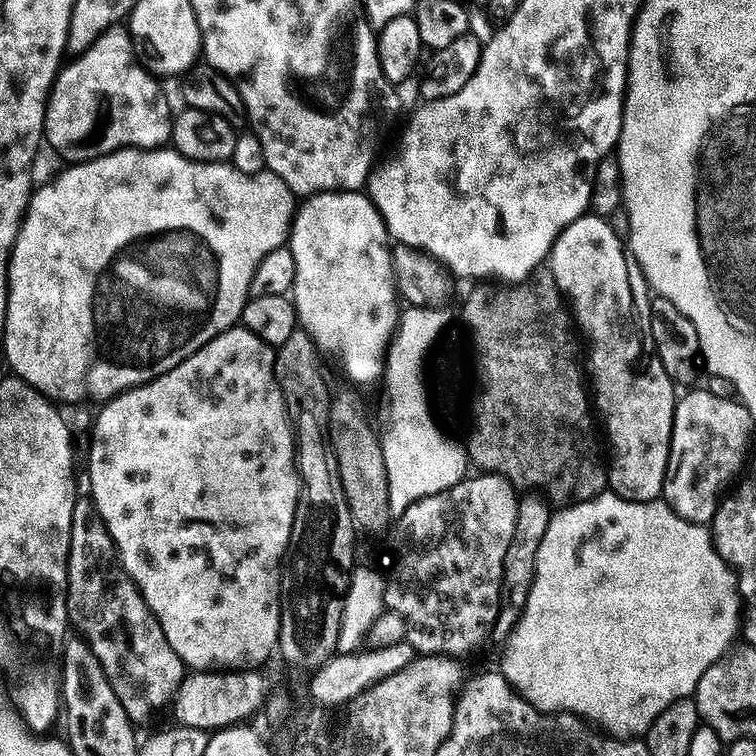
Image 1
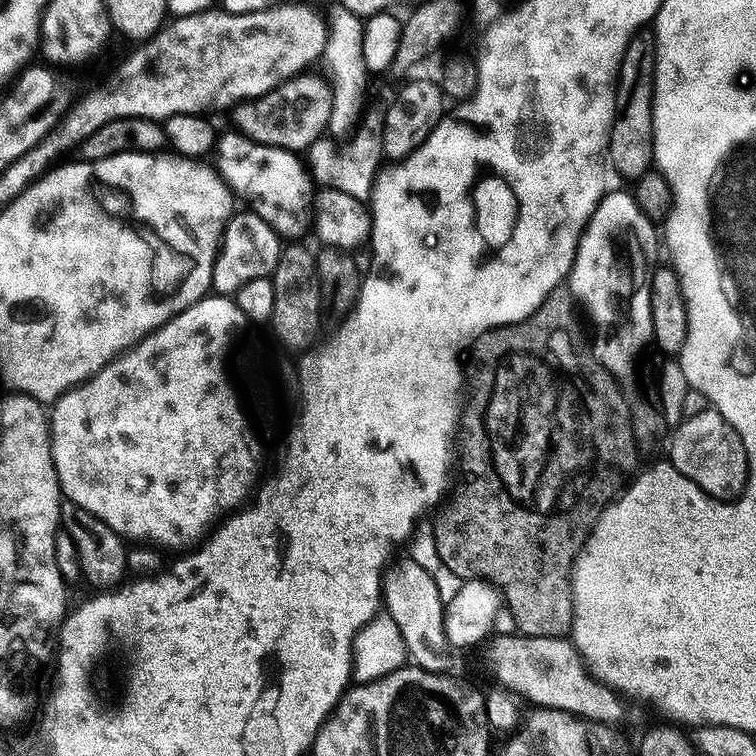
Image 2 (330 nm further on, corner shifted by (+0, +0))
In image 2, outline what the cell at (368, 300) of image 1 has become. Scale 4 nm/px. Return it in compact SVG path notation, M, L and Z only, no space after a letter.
M238 130L219 133L214 147L214 167L237 197L249 200L251 211L259 214L281 237L296 238L310 224L314 180L305 161L295 151L257 144Z

